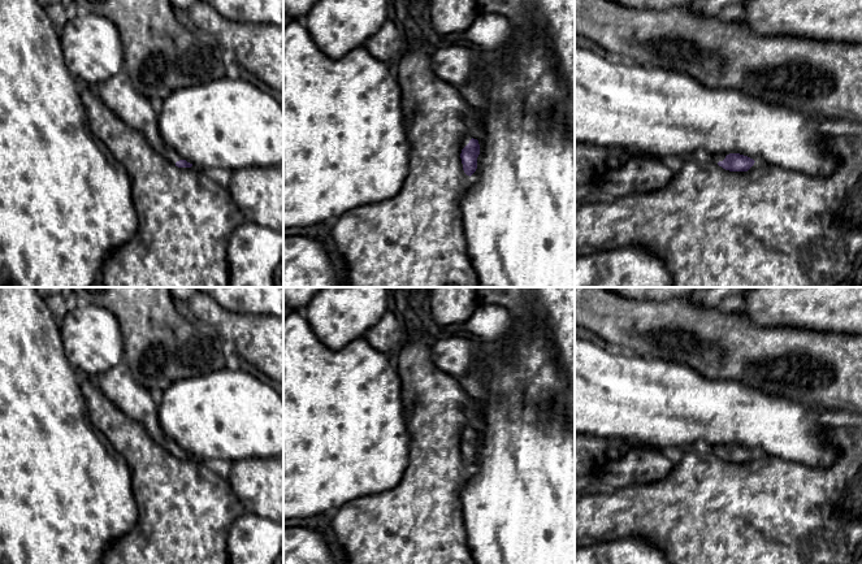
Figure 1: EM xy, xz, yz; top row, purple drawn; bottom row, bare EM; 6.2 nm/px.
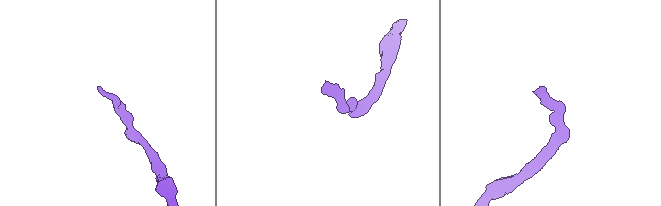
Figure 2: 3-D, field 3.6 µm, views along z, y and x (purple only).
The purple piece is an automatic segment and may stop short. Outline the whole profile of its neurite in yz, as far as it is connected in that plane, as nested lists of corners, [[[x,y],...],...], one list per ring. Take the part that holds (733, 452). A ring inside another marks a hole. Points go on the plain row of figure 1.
[[[740,444],[714,446],[710,450],[729,463],[748,463],[755,454],[753,450]]]

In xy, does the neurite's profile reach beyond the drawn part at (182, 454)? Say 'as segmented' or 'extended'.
extended

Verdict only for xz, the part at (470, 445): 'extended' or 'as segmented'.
extended

